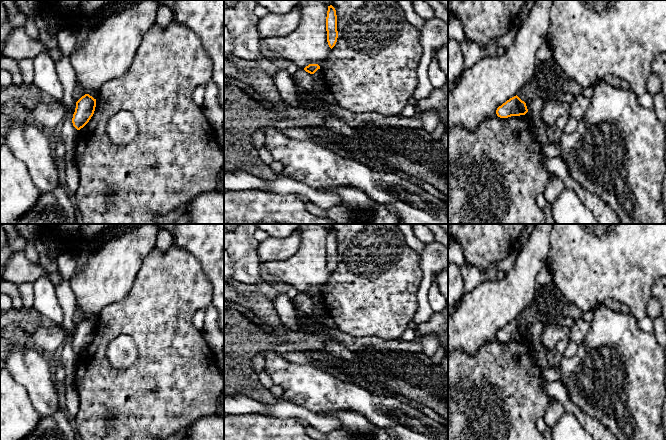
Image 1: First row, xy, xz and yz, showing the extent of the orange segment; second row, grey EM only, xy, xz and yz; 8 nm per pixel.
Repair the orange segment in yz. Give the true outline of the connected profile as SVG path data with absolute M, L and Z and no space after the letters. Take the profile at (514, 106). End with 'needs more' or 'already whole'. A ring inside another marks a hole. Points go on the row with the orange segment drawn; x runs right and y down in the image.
M517 95L507 100L496 110L496 114L500 118L508 118L511 116L525 115L528 112L526 103Z; already whole

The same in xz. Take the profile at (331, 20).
M332 5L328 6L326 17L326 31L327 31L327 42L329 47L332 49L335 46L338 38L337 15L336 10Z; already whole

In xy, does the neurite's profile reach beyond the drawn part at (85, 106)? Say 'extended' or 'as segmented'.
as segmented

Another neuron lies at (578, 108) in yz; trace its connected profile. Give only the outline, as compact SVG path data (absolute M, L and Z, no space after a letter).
M581 94L575 96L574 101L570 104L570 116L578 121L581 120L587 112L589 105L589 98L586 98Z

